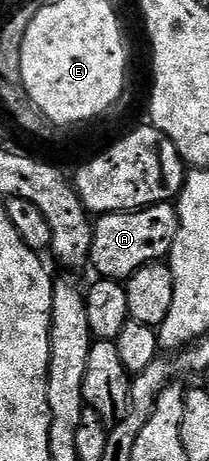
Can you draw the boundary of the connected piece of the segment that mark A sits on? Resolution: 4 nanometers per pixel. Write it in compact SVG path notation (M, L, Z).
M171 202L141 207L139 211L117 211L99 216L92 228L90 267L97 271L97 276L127 281L138 268L147 263L167 260L179 224L180 218Z

